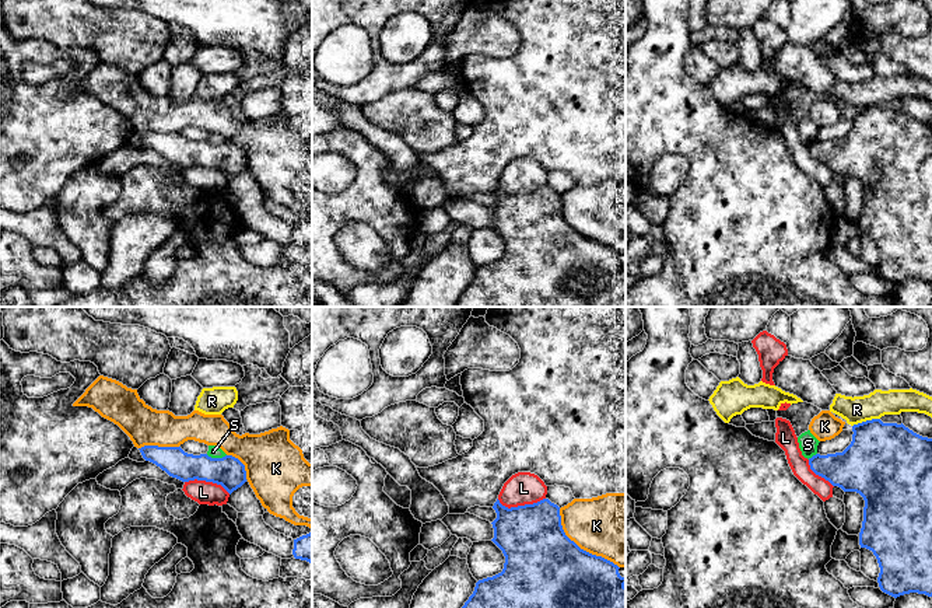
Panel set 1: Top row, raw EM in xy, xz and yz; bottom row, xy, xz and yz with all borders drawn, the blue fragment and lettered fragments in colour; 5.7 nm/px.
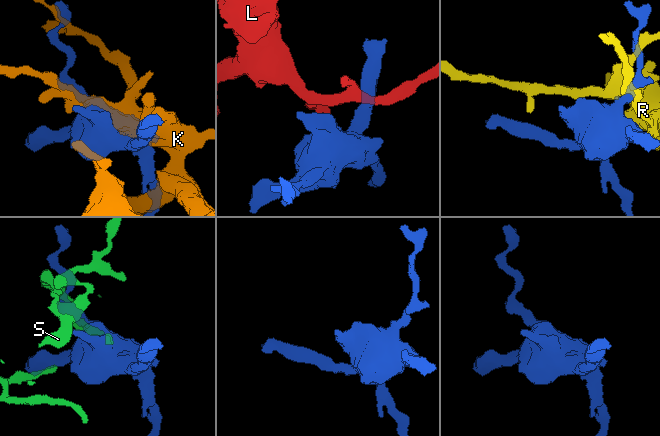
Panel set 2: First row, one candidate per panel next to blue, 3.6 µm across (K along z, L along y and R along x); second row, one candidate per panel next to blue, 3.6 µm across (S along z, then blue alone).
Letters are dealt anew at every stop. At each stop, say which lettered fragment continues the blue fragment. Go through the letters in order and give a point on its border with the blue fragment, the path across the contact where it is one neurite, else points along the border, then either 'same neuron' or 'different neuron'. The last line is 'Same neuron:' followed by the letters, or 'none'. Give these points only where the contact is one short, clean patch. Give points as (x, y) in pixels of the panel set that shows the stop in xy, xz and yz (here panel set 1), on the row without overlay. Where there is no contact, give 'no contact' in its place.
K: contact xz (578, 233); different neuron
L: contact xz (521, 192); border xz (545, 184), (510, 194), (505, 194), (497, 185); different neuron
R: contact yz (866, 107); different neuron
S: contact xy (216, 144); different neuron
Same neuron: none

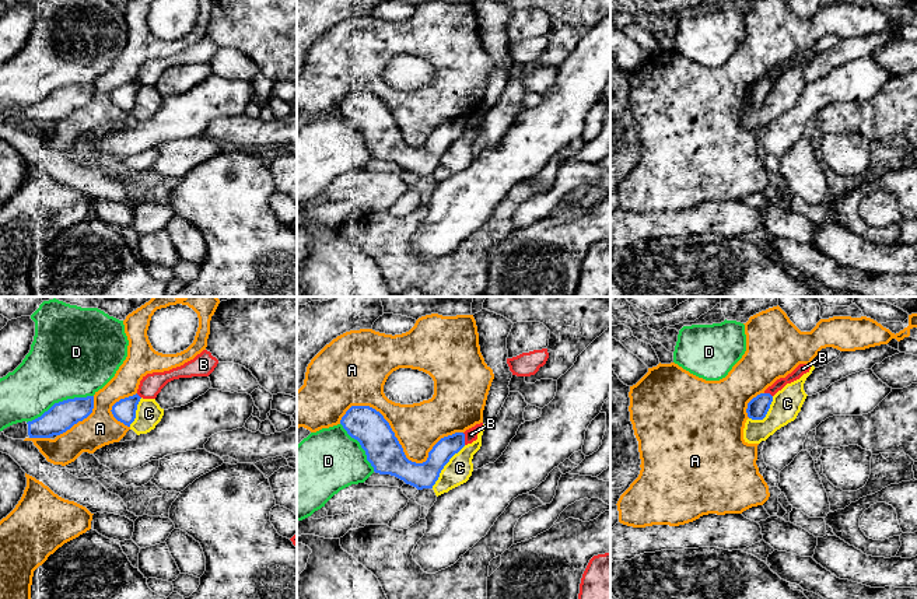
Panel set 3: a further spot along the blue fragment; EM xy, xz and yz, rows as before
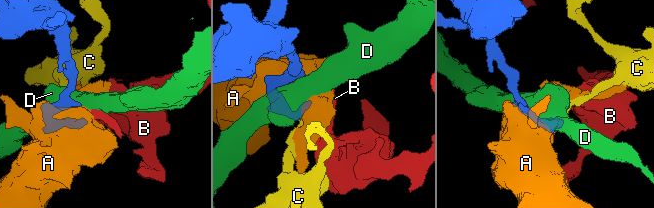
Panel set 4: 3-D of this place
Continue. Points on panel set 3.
A: contact xz (401, 132); different neuron
B: contact xz (464, 125); border xz (462, 119), (465, 130); different neuron
C: contact xz (444, 151); border xz (465, 132), (450, 146), (431, 174); different neuron
D: contact xy (59, 88); different neuron
Same neuron: none

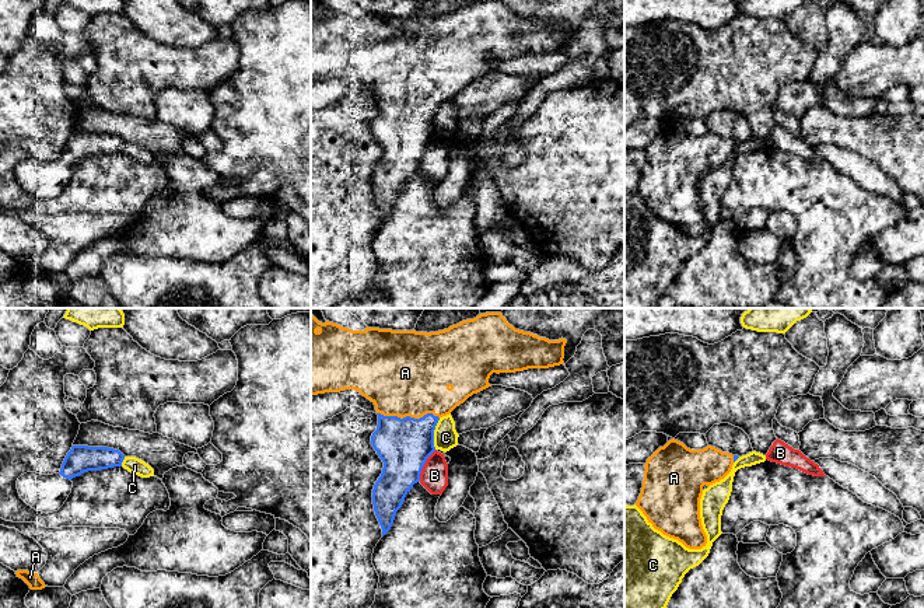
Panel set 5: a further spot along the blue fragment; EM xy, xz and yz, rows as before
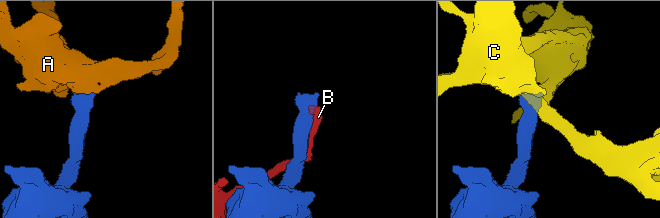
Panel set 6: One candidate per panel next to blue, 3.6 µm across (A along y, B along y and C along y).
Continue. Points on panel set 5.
A: contact xz (408, 102); way xz (403, 130), (408, 102), (405, 59); same neuron
B: contact xz (423, 152); different neuron
C: contact xz (433, 119); border xz (440, 104), (434, 116), (434, 135); different neuron
Same neuron: A

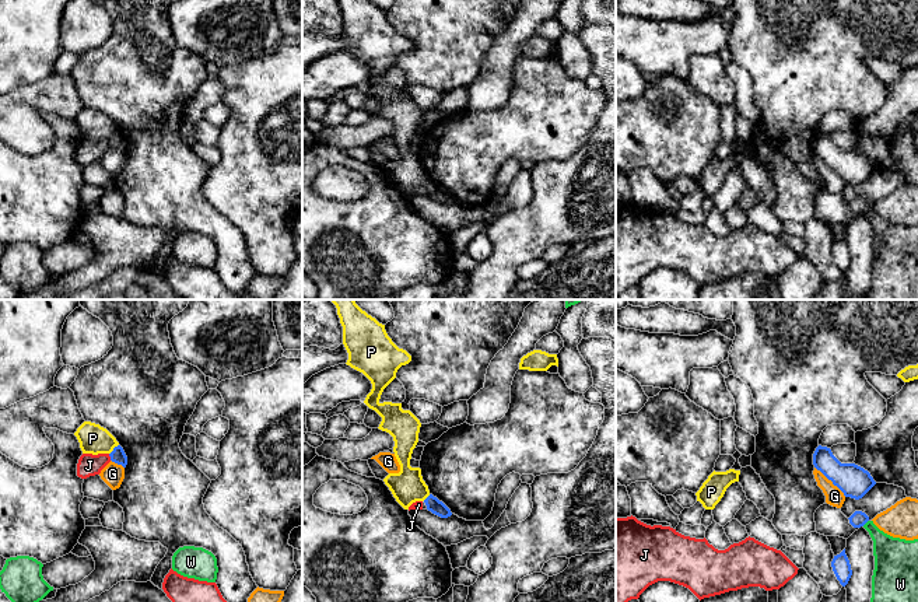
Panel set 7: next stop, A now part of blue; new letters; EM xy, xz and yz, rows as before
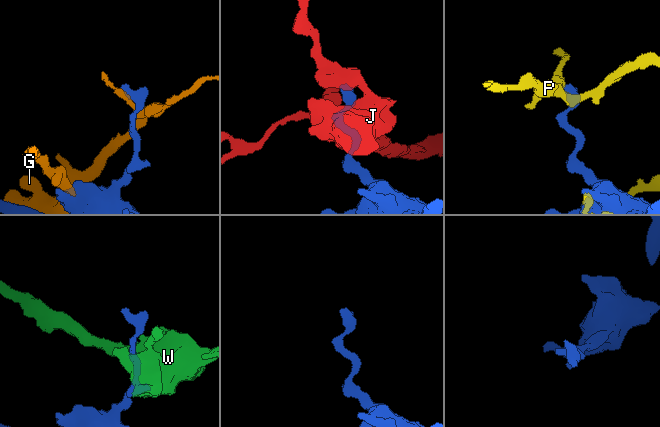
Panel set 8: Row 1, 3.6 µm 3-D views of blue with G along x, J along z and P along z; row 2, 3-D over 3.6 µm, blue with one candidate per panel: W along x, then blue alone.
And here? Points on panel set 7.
G: contact yz (830, 165); different neuron
J: contact xy (109, 142); different neuron
P: contact xy (114, 136); different neuron
W: contact yz (865, 209); different neuron
Same neuron: none

